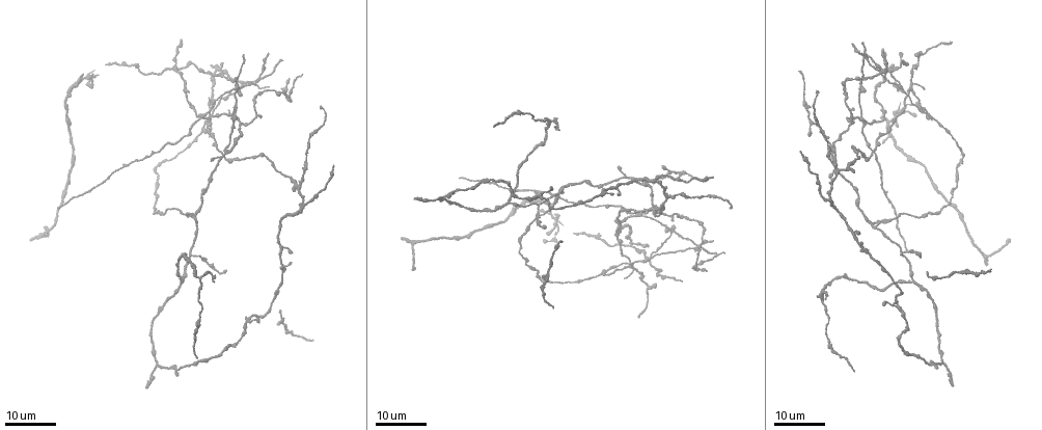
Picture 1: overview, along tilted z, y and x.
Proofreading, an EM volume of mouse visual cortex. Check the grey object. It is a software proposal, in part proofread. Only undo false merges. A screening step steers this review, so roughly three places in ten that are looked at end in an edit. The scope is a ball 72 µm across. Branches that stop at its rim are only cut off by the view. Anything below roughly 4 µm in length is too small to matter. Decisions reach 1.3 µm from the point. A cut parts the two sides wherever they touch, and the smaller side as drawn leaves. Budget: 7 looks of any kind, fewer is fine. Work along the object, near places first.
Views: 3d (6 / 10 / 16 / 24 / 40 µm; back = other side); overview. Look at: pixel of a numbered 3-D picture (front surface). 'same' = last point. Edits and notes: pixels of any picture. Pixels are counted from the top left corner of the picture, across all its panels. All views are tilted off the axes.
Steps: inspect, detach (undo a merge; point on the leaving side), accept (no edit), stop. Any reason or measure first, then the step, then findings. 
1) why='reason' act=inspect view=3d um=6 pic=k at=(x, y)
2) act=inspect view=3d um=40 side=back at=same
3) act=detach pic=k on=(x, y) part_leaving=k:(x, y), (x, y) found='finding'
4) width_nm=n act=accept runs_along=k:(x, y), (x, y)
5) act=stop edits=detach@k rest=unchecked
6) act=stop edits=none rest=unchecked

why='three-way junction' act=inspect view=3d um=16 pic=1 at=(837, 168)

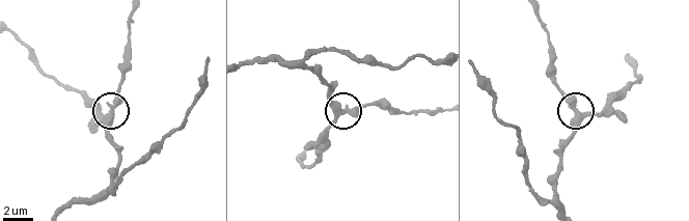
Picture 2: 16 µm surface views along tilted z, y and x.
act=inspect view=3d um=6 pic=2 at=(341, 112)

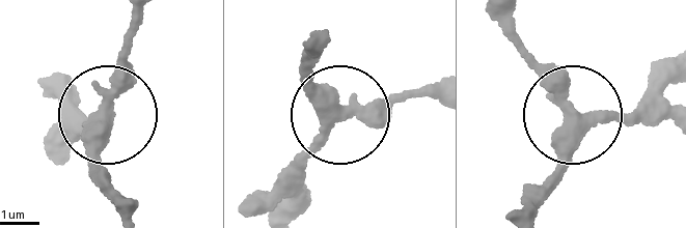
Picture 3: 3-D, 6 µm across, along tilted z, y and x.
act=accept runs_along=3:(668, 81), (639, 104), (576, 120), (549, 198) found='all the same cell'

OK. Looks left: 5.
why='three-way junction' act=inspect view=3d um=16 pic=1 at=(694, 267)

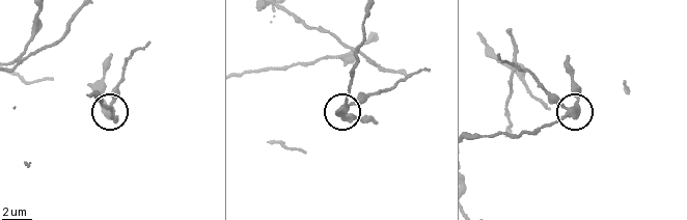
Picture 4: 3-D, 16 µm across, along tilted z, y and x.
act=inspect view=3d um=6 pic=4 at=(571, 110)

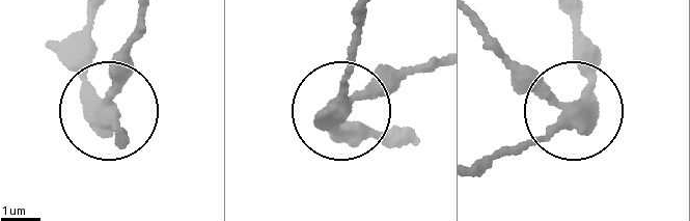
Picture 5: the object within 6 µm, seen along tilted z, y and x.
act=detach pic=5 on=(120, 54) part_leaving=5:(108, 100), (139, 18) found='two cells meet here'

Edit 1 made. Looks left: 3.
why='three-way junction' act=inspect view=3d um=16 pic=1 at=(227, 146)

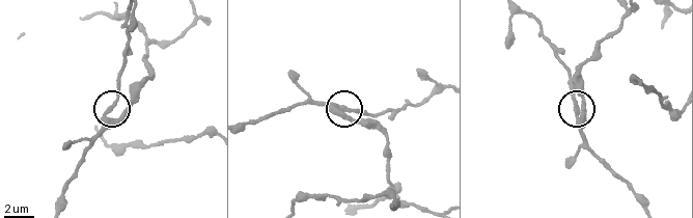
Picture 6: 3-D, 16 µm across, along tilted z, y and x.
act=inspect view=3d um=6 pic=6 at=(107, 114)

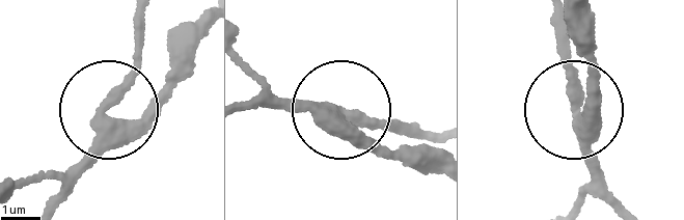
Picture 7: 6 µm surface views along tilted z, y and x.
act=accept runs_along=7:(248, 110), (348, 112), (429, 139) found='all the same cell'

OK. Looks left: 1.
act=stop edits=detach@5 rest=unchecked

